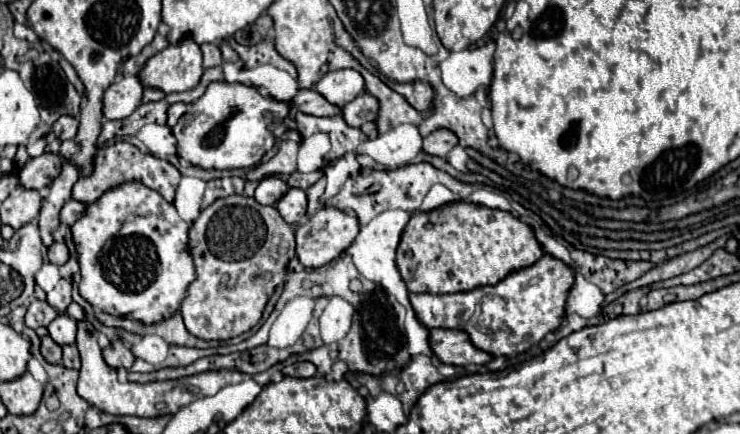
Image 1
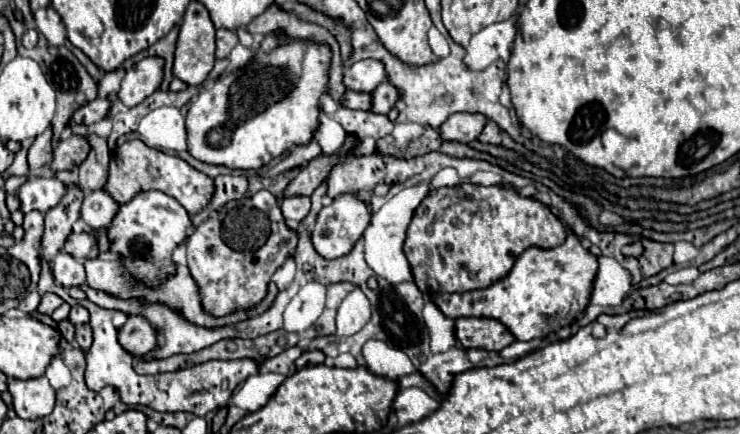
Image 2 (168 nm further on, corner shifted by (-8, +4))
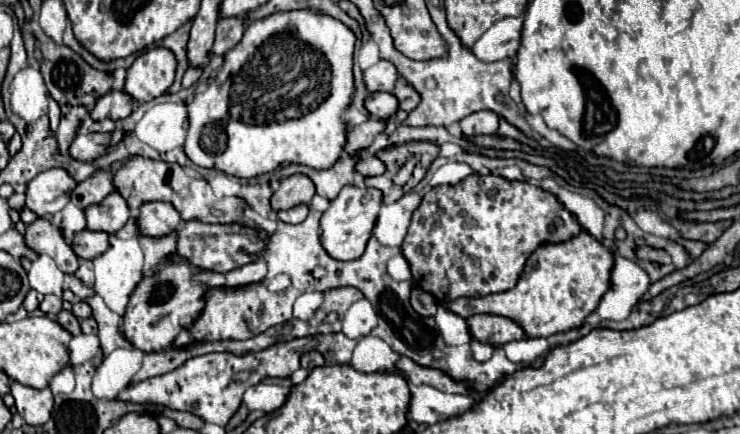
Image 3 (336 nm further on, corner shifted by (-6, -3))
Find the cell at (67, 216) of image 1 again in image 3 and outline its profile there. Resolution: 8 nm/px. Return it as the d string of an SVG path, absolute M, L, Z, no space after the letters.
M112 191L102 203L86 209L88 229L116 233L130 219L130 209L118 191Z

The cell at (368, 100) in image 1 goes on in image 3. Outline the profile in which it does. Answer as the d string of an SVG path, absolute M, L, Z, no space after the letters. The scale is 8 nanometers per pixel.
M400 77L398 83L396 83L396 89L394 89L394 95L398 95L398 101L400 101L400 109L404 111L412 111L416 109L416 105L420 103L420 93L404 79Z

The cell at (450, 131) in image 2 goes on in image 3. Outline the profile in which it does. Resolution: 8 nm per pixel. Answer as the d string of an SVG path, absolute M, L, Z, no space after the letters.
M476 111L468 117L464 117L460 121L460 127L466 137L474 137L474 135L482 135L482 133L496 133L498 123L500 123L500 117L494 111Z

